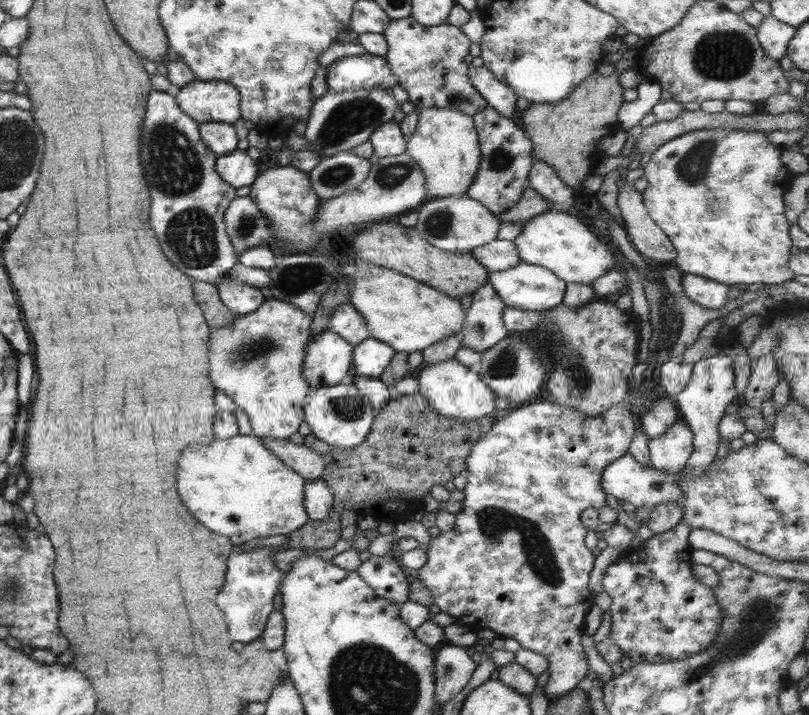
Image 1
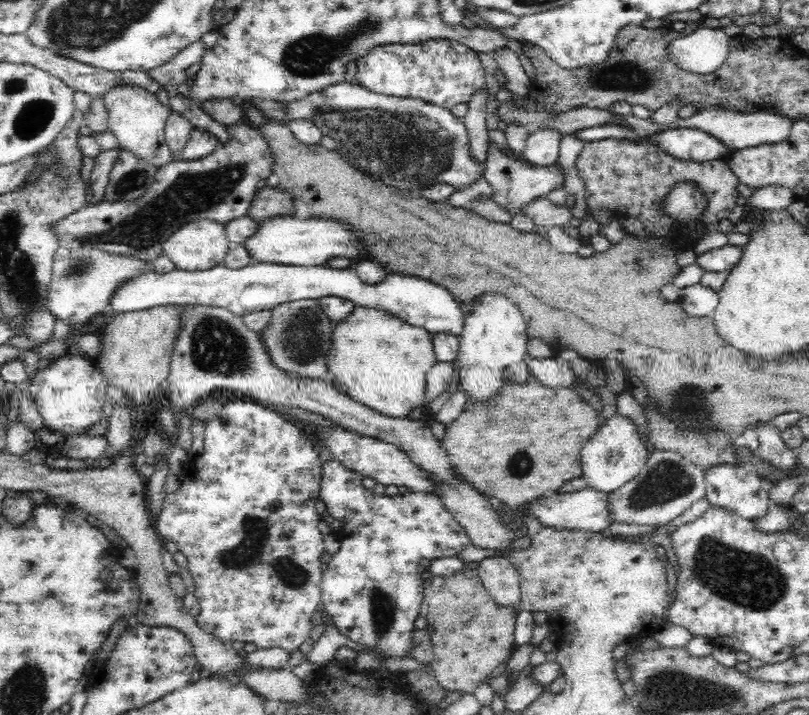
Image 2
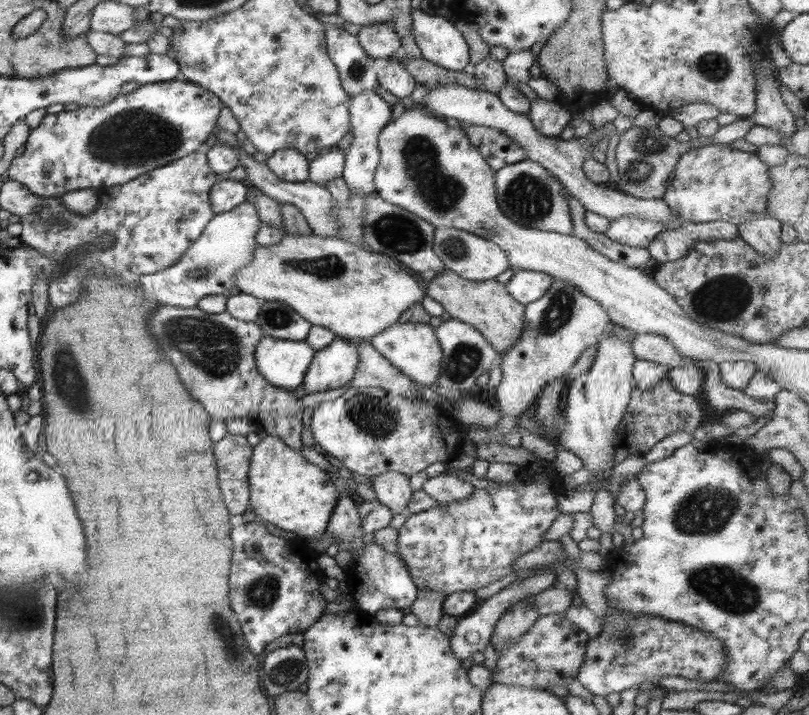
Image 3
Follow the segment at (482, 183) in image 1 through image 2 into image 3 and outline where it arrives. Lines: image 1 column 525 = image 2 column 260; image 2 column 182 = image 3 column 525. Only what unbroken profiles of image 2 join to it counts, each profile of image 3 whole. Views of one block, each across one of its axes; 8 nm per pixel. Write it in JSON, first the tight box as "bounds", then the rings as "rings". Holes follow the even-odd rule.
{"bounds":[494,159,572,234],"rings":[[[523,159],[521,162],[508,164],[494,172],[495,200],[501,214],[527,228],[535,228],[541,232],[557,232],[572,234],[571,218],[569,218],[568,192],[564,186],[540,164]]]}

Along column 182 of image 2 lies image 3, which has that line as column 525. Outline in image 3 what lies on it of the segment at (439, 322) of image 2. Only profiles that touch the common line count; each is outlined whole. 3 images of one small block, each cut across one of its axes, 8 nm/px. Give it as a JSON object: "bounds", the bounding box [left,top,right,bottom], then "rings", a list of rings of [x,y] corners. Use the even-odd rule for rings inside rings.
{"bounds":[504,270,552,305],"rings":[[[519,270],[509,278],[504,287],[513,300],[526,305],[543,296],[551,282],[552,279],[541,272]]]}

